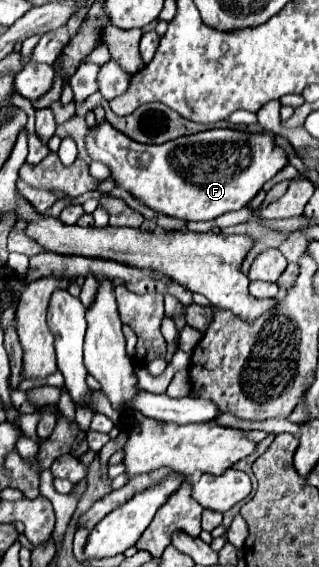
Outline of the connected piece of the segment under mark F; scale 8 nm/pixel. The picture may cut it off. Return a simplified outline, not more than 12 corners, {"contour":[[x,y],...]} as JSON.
{"contour":[[108,120],[86,150],[154,212],[244,208],[286,152],[214,128],[140,144]]}

